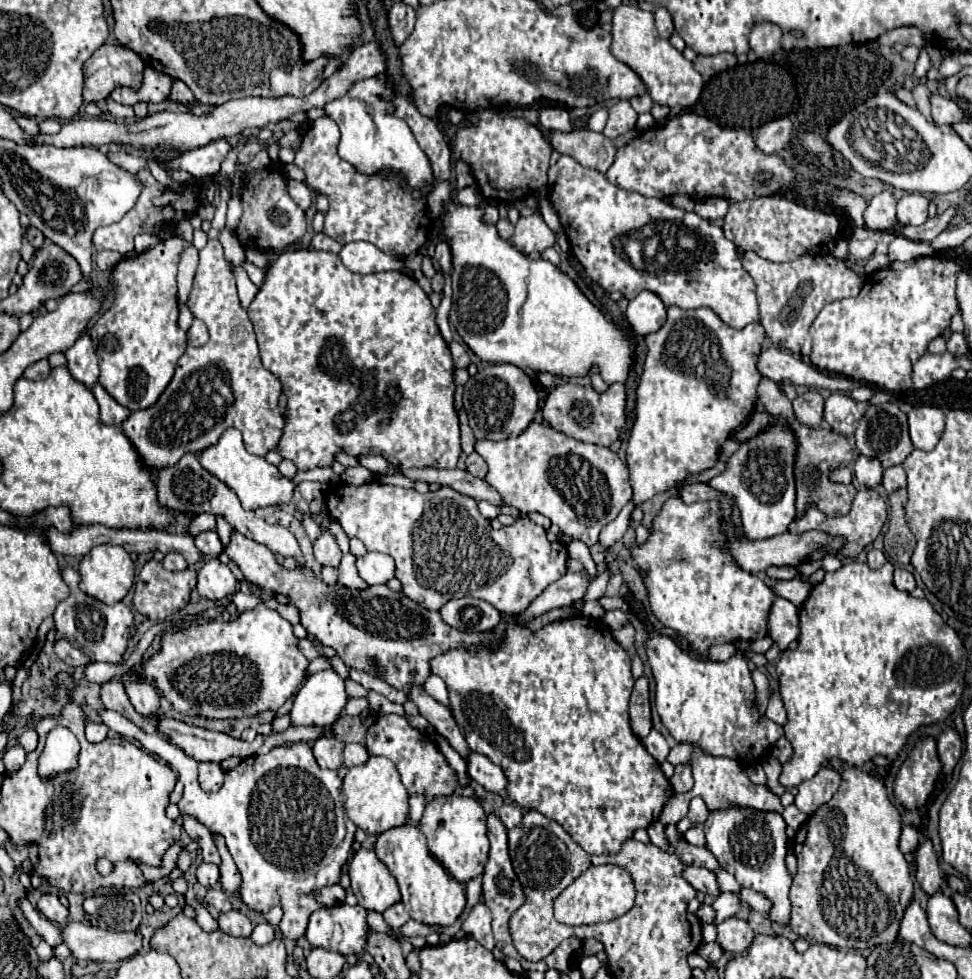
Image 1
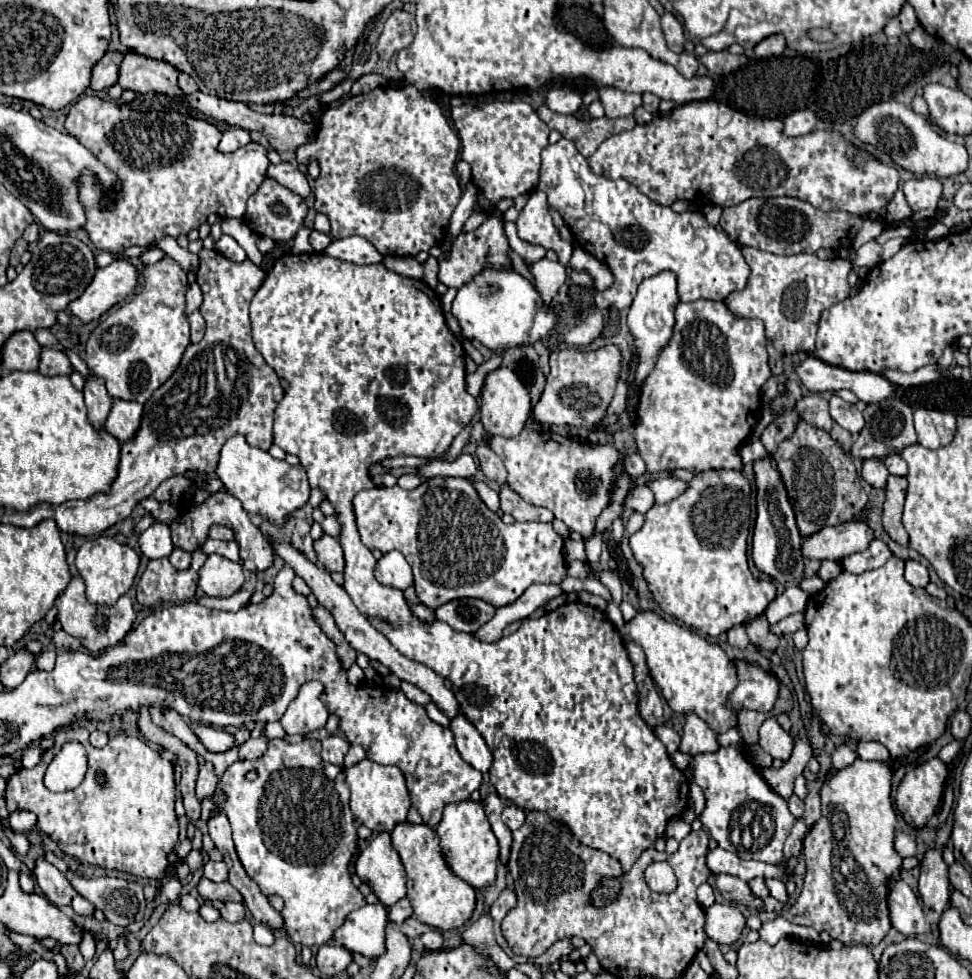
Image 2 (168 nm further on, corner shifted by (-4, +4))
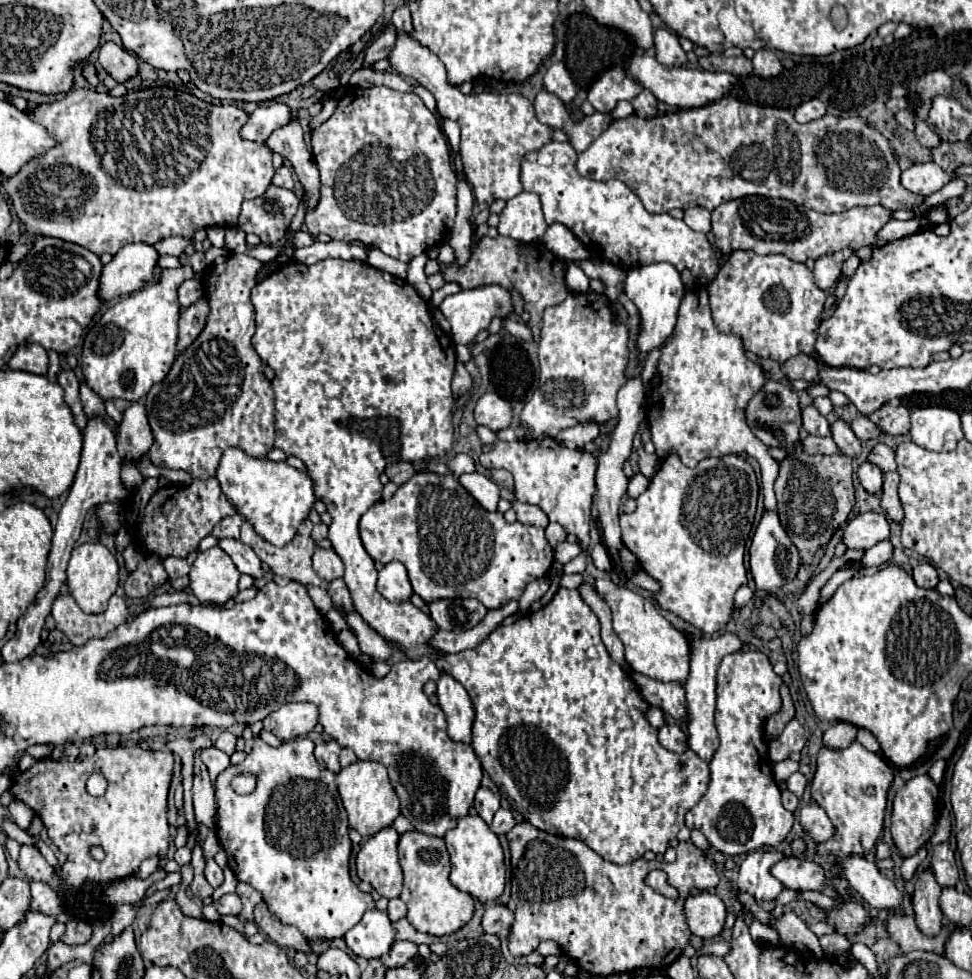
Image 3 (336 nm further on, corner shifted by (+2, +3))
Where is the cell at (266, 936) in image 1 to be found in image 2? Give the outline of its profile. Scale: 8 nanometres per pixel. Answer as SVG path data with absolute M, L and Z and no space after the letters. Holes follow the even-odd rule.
M256 922L256 924L254 924L254 940L256 940L258 944L270 946L270 944L274 942L274 932L272 932L268 926Z

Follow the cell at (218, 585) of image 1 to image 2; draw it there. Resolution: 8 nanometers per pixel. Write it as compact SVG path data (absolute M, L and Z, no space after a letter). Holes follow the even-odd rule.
M210 554L204 566L198 570L198 588L206 596L228 598L236 594L244 584L242 564L236 564L224 556Z

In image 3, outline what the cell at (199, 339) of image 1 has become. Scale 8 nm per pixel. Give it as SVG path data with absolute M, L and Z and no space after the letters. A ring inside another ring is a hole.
M206 299L196 301L188 309L180 313L180 335L178 335L178 351L184 351L204 329L208 315L208 303Z

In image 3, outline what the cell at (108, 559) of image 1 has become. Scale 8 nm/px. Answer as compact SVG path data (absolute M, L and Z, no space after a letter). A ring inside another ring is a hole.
M84 543L74 547L68 563L68 589L84 613L102 613L108 599L118 587L118 561L114 553L102 543Z

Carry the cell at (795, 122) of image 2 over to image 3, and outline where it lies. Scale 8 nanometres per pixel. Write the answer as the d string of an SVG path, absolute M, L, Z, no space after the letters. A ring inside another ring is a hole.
M810 99L810 101L802 103L802 105L794 111L794 119L796 119L798 123L810 123L810 121L814 121L814 119L824 117L824 113L826 113L824 103L818 101L818 99Z

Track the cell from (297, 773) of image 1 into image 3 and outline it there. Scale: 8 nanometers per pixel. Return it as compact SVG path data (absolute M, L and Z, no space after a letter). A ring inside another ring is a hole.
M260 737L254 749L240 765L230 765L216 779L216 799L218 799L218 823L216 833L222 849L228 855L228 865L238 881L250 883L256 891L264 895L270 911L286 925L298 927L298 931L308 939L338 939L348 929L360 923L368 909L376 903L370 893L362 893L350 879L348 859L350 859L350 837L348 837L348 817L342 807L336 775L324 769L314 757L314 743L308 737L298 737L286 741L282 747L270 747ZM236 773L256 773L258 785L250 795L236 795L230 789L230 781Z

